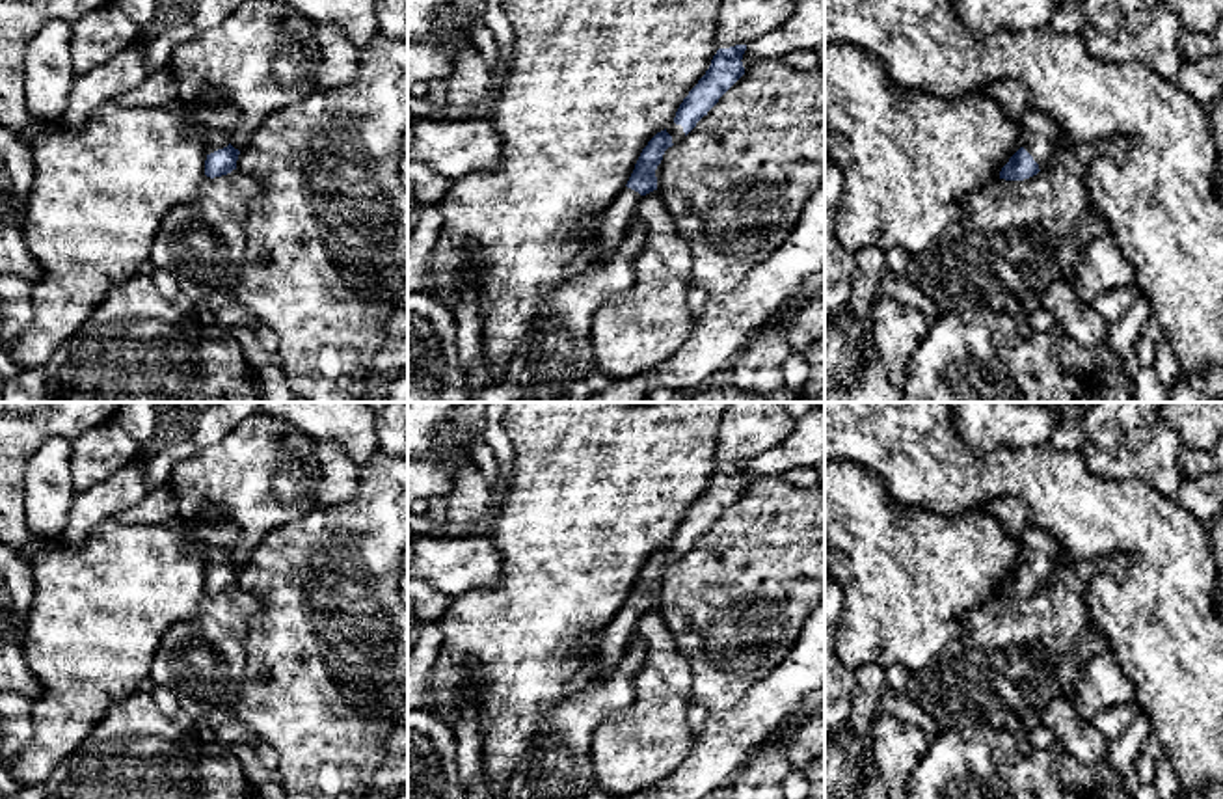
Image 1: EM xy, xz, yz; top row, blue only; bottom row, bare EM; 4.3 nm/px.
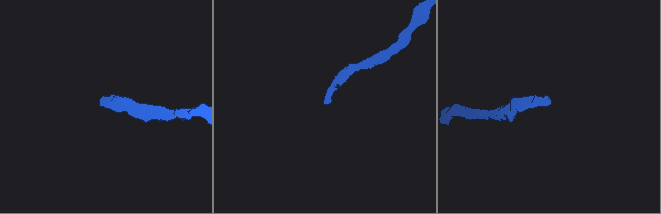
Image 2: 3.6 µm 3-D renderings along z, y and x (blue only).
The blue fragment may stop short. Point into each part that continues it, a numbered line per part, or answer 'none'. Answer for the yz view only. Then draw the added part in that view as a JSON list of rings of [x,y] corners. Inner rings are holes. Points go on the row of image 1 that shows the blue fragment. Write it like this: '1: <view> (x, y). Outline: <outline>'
1: yz (1039, 135). Outline: [[[1029,106],[1018,121],[1022,147],[1042,169],[1059,151],[1072,147],[1063,142],[1063,134],[1054,119]]]

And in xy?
1: xy (215, 125). Outline: [[[233,104],[199,108],[188,114],[182,123],[201,136],[207,155],[210,155],[231,143],[233,132],[240,123],[240,112]]]

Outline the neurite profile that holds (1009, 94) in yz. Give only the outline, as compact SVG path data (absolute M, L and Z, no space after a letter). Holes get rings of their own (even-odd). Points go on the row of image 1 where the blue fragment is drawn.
M1016 78L990 82L983 93L990 97L1013 123L1029 108L1026 86Z

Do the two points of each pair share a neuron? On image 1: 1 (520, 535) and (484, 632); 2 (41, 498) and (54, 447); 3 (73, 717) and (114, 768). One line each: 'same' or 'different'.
1: same
2: same
3: different

